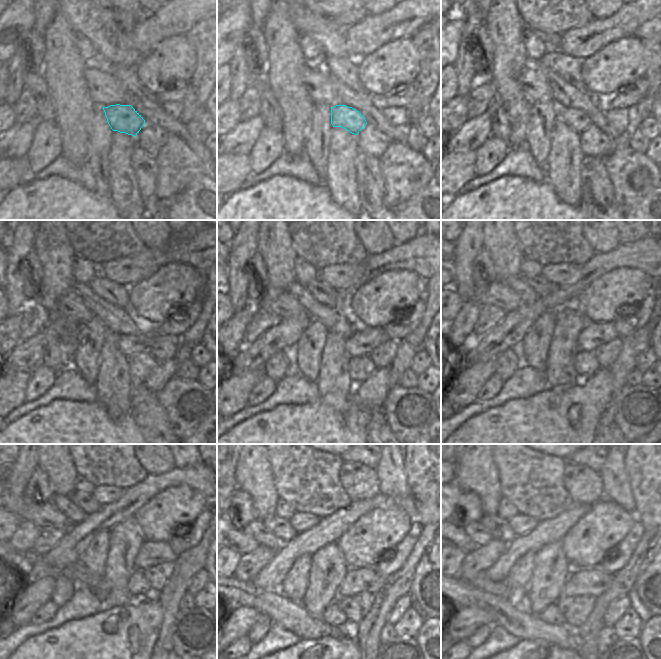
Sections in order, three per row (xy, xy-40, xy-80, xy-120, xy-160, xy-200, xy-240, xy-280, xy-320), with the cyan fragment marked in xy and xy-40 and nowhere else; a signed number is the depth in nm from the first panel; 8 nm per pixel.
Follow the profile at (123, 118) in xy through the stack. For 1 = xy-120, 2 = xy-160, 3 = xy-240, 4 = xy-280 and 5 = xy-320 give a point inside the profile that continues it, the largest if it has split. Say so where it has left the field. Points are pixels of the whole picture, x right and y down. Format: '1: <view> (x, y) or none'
1: xy-120 (130, 345)
2: xy-160 (362, 341)
3: xy-240 (151, 553)
4: xy-280 (392, 560)
5: xy-320 (617, 557)

